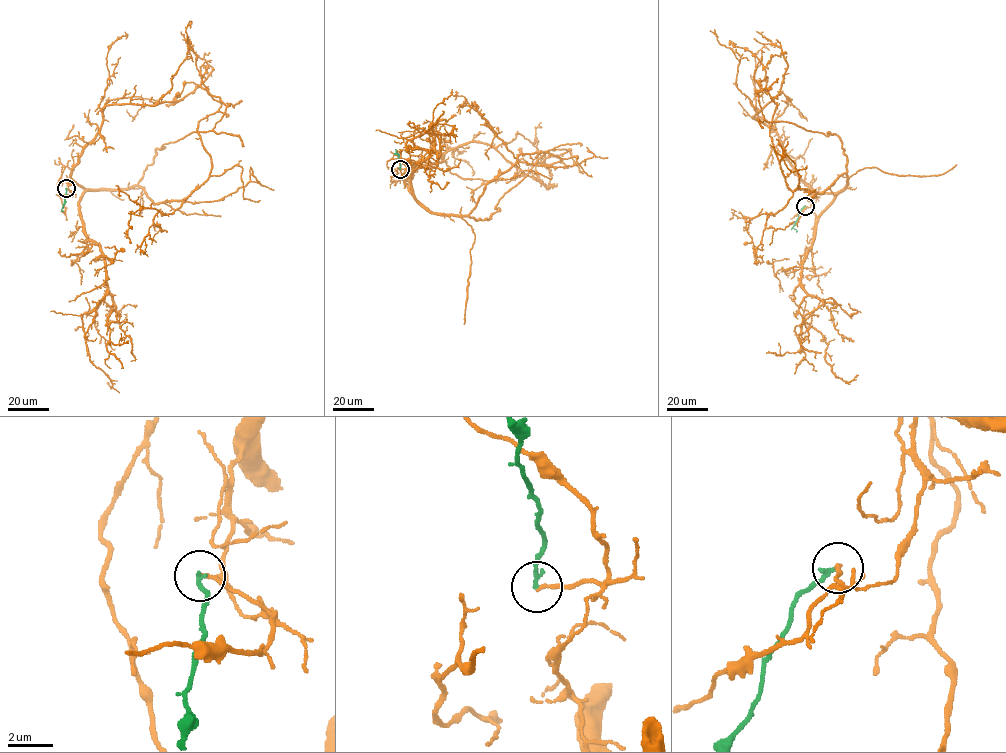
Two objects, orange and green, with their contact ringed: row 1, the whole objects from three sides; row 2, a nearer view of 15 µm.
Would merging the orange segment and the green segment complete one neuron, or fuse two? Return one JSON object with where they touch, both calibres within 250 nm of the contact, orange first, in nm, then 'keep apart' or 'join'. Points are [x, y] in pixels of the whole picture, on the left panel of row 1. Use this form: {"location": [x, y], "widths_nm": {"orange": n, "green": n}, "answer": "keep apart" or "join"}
{"location": [66, 188], "widths_nm": {"orange": 160, "green": 220}, "answer": "join"}

